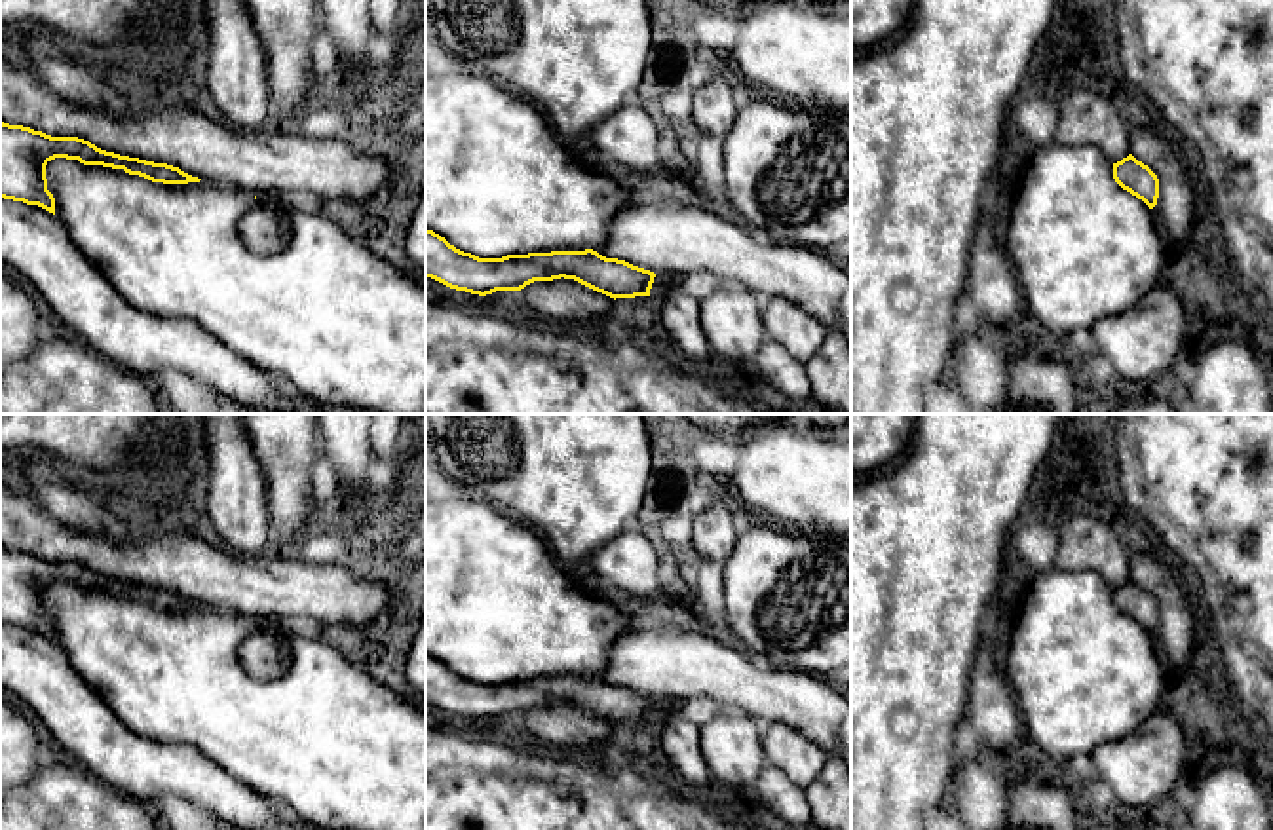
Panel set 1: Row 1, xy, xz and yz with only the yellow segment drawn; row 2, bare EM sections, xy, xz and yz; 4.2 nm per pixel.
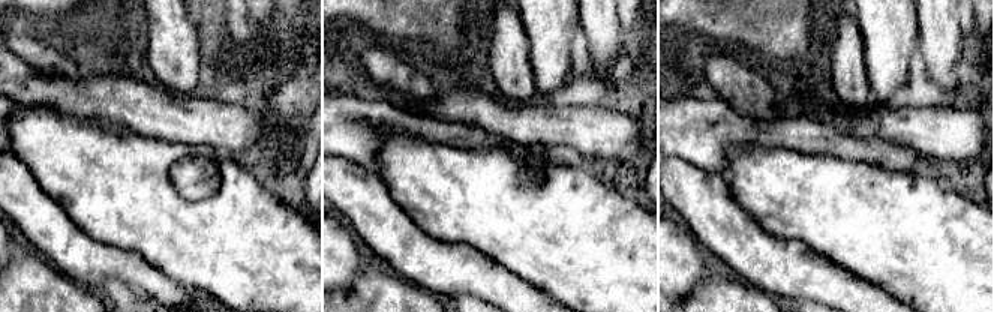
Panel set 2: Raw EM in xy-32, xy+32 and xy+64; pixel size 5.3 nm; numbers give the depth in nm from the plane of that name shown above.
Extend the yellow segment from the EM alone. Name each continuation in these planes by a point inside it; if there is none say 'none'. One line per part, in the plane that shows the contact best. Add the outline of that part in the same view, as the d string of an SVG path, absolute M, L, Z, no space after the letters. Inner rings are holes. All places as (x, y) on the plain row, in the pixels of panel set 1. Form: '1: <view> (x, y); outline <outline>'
1: xy (261, 585); outline M0 477L0 547L23 551L51 562L78 562L101 575L167 589L207 608L262 617L312 617L321 625L353 625L361 631L391 623L395 591L376 574L344 566L308 564L291 553L283 556L239 555L205 539L171 530L139 532L129 541L70 532L21 484Z

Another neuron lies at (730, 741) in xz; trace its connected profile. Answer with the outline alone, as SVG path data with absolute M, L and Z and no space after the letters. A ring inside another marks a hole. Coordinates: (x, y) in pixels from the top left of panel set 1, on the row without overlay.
M726 710L705 722L699 748L711 781L737 792L750 792L766 765L762 724L745 712Z

